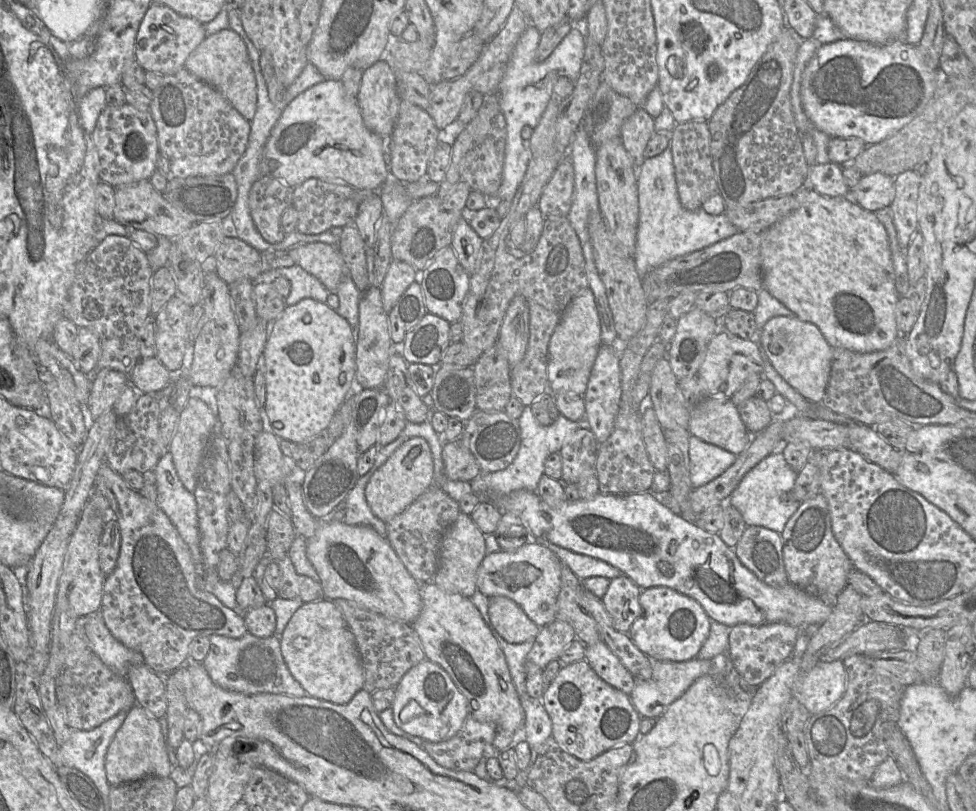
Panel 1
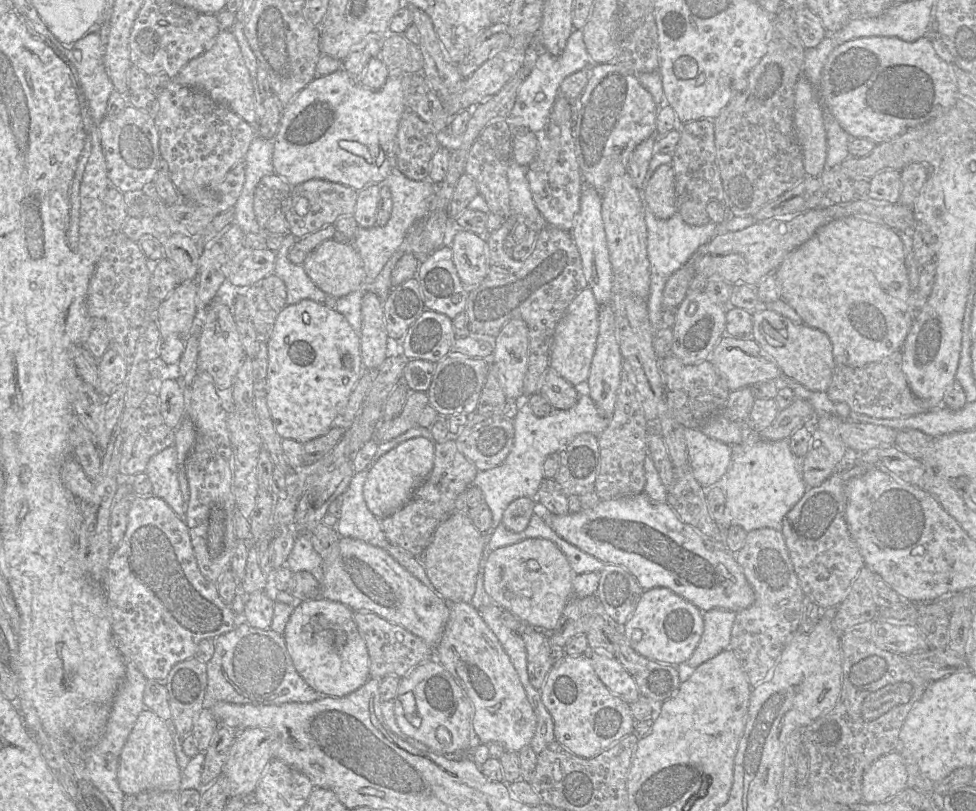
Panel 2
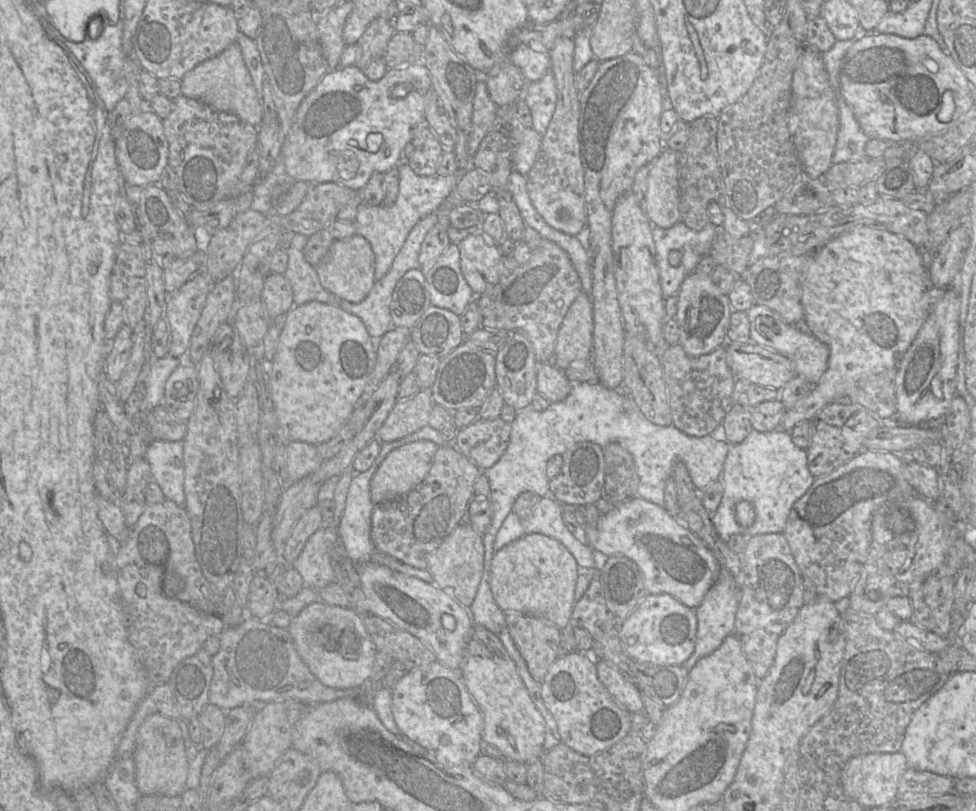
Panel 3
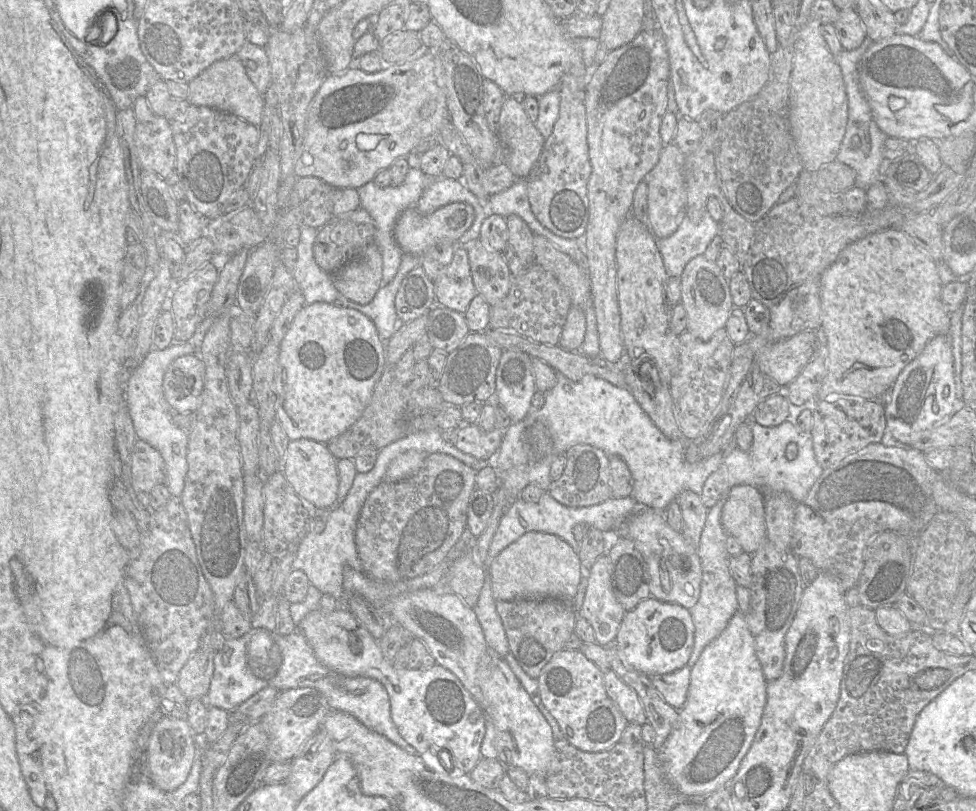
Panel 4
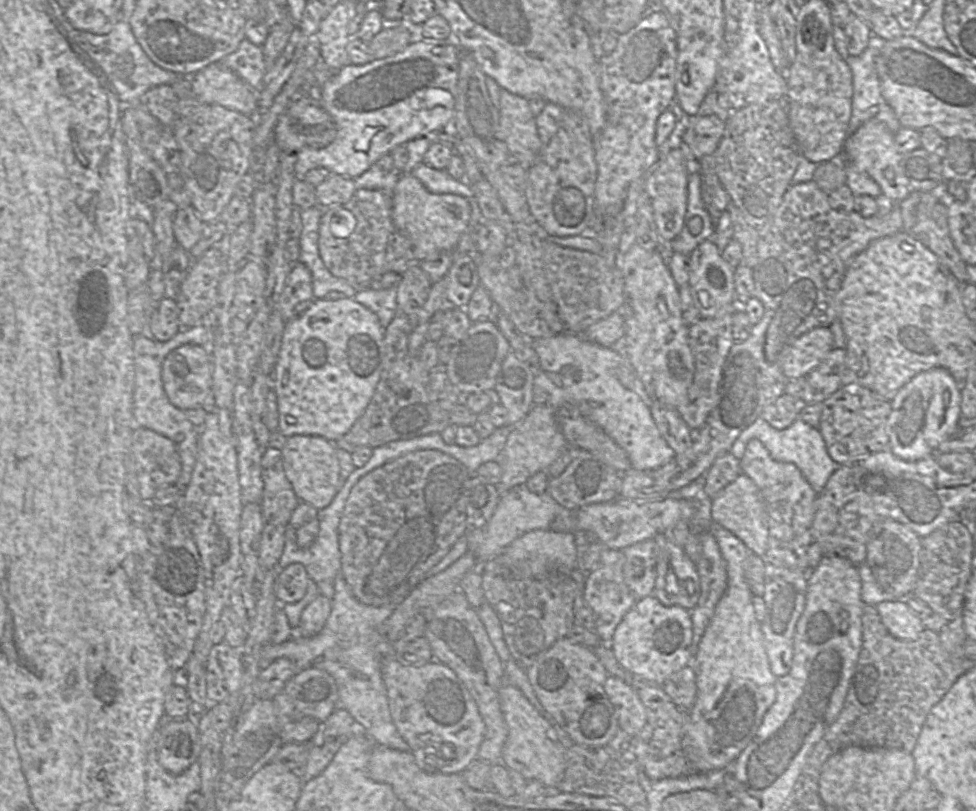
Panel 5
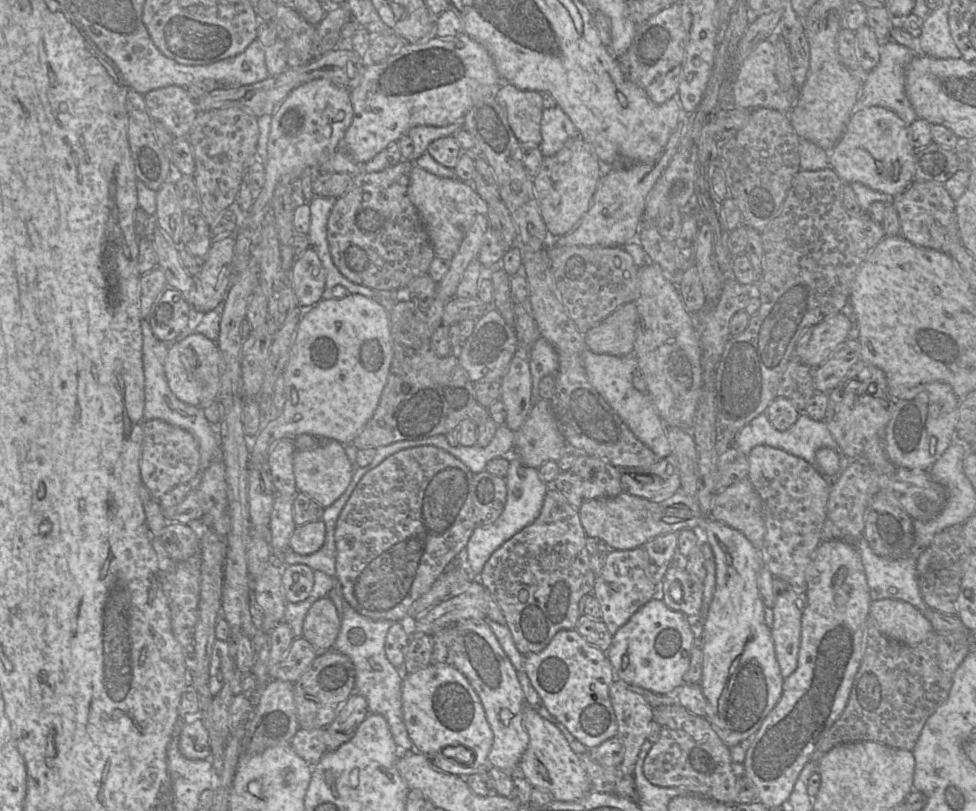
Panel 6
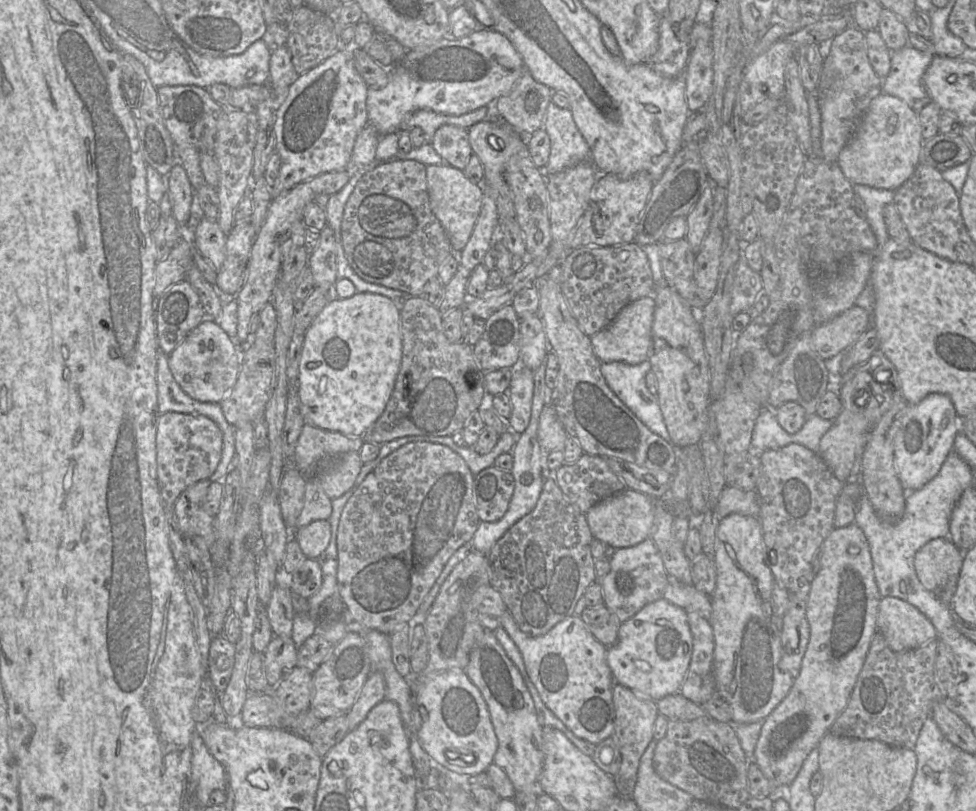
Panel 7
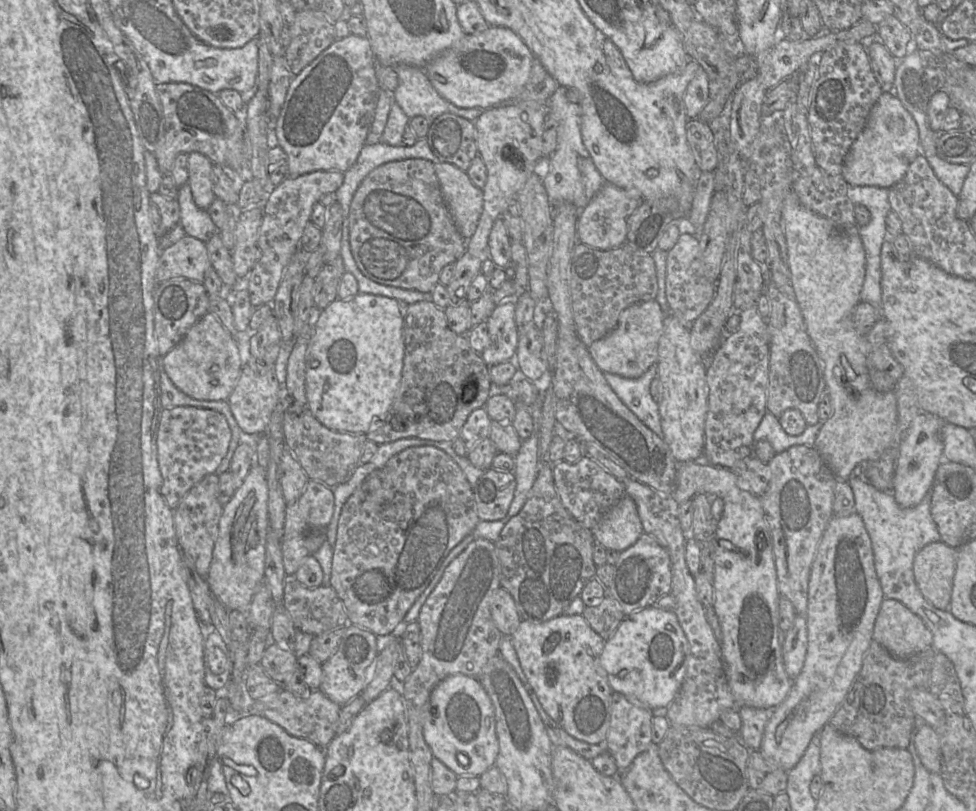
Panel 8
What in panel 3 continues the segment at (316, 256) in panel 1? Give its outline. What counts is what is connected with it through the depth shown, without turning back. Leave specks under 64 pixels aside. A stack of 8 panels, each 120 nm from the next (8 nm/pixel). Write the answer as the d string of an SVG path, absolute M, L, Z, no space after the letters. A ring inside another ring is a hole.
M358 234L335 241L315 269L321 285L327 291L352 303L361 302L375 283L374 252L370 243Z

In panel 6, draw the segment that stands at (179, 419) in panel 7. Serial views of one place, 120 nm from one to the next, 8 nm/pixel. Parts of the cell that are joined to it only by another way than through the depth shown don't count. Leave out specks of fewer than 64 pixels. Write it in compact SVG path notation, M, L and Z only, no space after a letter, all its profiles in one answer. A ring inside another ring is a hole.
M145 420L140 458L142 484L154 499L179 484L186 484L200 471L200 451L195 437L186 430L163 420Z

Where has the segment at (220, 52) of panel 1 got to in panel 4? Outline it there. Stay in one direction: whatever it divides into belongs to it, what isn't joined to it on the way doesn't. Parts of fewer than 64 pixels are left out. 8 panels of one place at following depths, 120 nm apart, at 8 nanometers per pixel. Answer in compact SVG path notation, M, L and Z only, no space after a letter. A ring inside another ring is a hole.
M236 54L212 63L190 81L188 86L187 100L191 105L206 106L232 113L254 126L260 125L264 110L263 96L246 75L244 67Z

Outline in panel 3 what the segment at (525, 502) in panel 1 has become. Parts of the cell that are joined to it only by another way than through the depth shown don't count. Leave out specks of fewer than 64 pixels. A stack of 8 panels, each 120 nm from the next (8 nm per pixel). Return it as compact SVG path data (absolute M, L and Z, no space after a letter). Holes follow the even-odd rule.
M634 496L615 505L605 514L600 514L596 531L597 540L592 546L594 552L600 552L605 557L622 555L633 560L643 575L648 594L667 593L694 610L719 575L721 568L719 561L699 537L671 516L663 506L658 506L640 497Z

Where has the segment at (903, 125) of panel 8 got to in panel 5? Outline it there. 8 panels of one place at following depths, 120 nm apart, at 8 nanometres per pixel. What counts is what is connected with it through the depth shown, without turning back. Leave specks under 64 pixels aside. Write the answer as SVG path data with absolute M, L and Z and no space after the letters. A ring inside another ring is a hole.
M872 118L861 125L846 138L842 155L847 163L857 170L867 173L875 180L880 186L882 194L894 202L900 202L911 194L912 190L907 186L903 169L900 167L902 154L897 150L895 134L884 122Z

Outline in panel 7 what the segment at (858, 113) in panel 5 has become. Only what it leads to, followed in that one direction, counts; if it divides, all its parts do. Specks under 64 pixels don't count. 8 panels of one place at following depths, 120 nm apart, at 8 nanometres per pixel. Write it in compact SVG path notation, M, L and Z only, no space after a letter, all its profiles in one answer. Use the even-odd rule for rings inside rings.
M909 46L891 51L891 67L882 80L881 93L903 100L914 112L919 113L931 102L923 77L933 57L932 53Z

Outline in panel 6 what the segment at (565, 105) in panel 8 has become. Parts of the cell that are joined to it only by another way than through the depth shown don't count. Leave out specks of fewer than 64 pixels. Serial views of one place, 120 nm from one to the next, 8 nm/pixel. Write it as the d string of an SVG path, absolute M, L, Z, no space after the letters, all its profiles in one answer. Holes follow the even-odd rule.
M557 106L543 110L541 135L540 150L543 157L549 157L559 152L570 139L579 134L569 117Z

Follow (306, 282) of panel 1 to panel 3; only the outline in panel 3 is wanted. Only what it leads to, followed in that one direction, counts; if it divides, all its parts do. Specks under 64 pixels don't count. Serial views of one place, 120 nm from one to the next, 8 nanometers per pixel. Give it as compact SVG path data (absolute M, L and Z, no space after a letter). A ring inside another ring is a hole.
M295 233L290 247L287 249L288 265L284 275L289 280L294 305L303 305L311 301L327 303L332 294L320 283L316 269L309 264L303 255L303 248L308 237Z

